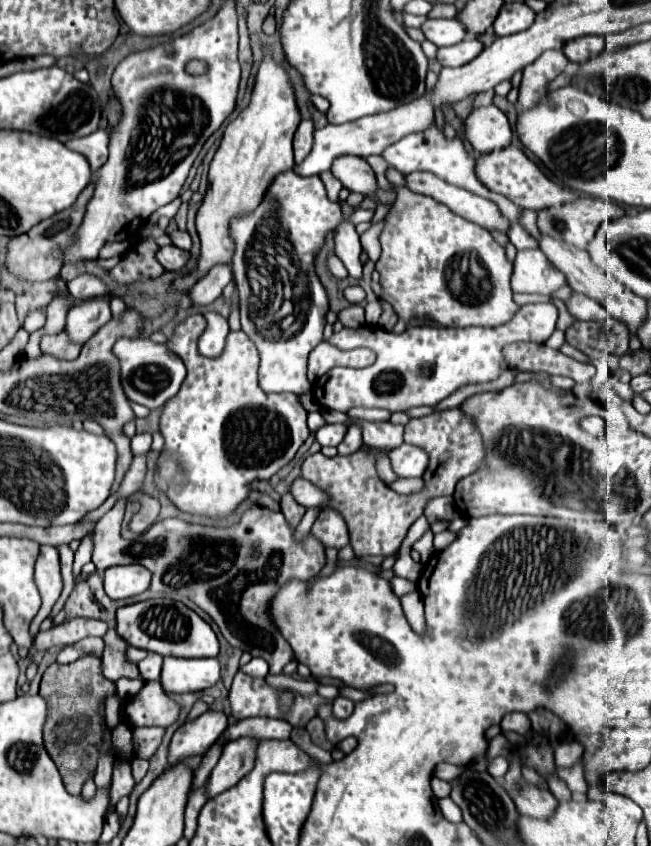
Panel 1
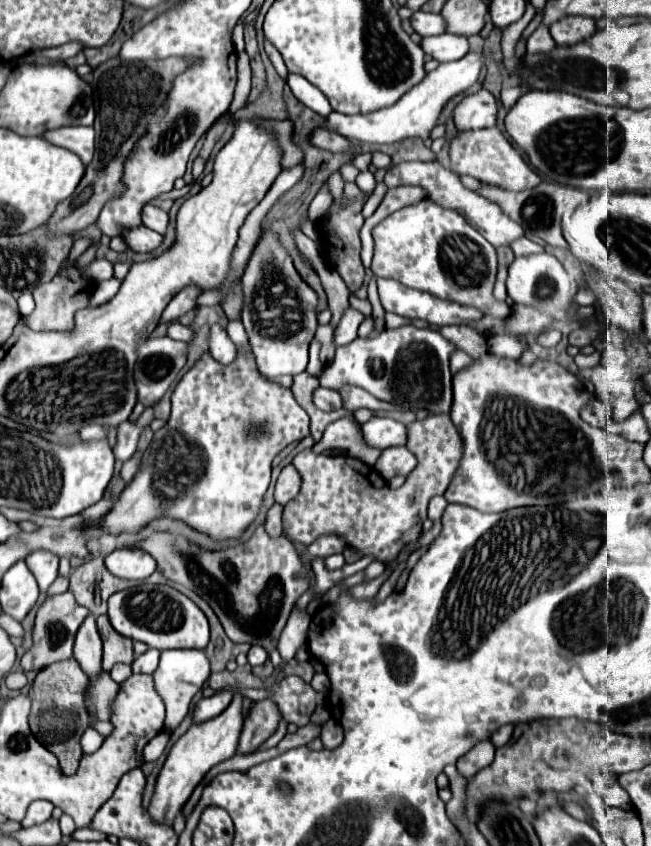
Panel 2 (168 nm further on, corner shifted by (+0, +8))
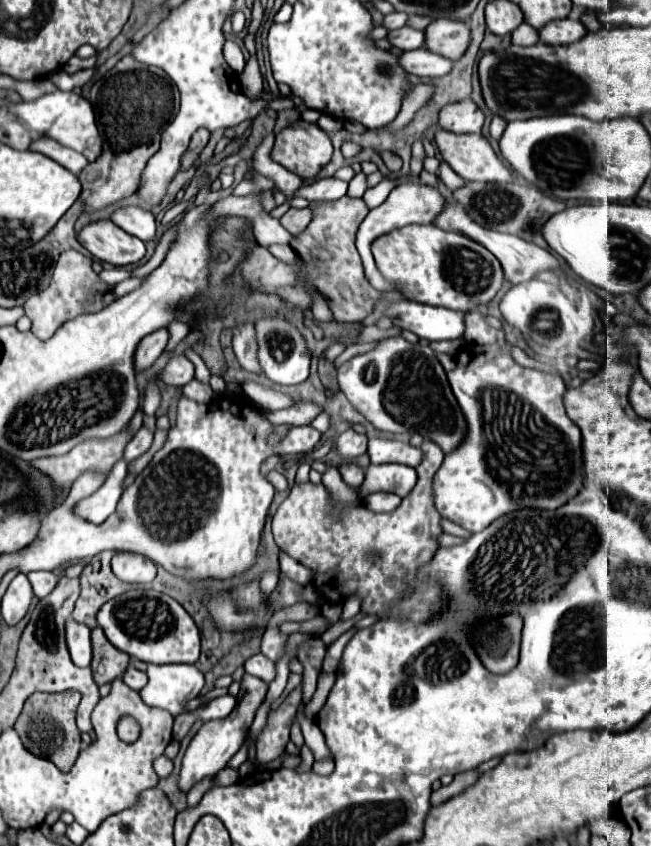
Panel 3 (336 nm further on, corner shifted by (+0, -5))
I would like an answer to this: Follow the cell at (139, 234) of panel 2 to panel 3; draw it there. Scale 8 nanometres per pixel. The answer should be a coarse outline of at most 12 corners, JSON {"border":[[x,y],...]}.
{"border":[[97,221],[77,235],[99,261],[133,265],[145,243],[113,221]]}

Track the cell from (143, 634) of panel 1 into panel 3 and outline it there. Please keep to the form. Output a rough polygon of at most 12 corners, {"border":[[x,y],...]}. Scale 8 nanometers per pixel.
{"border":[[123,593],[97,623],[145,663],[195,663],[199,627],[165,593]]}

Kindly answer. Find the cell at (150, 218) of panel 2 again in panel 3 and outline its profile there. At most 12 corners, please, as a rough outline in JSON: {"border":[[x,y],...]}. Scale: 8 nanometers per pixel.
{"border":[[141,207],[119,209],[111,221],[123,231],[151,241],[155,217]]}

